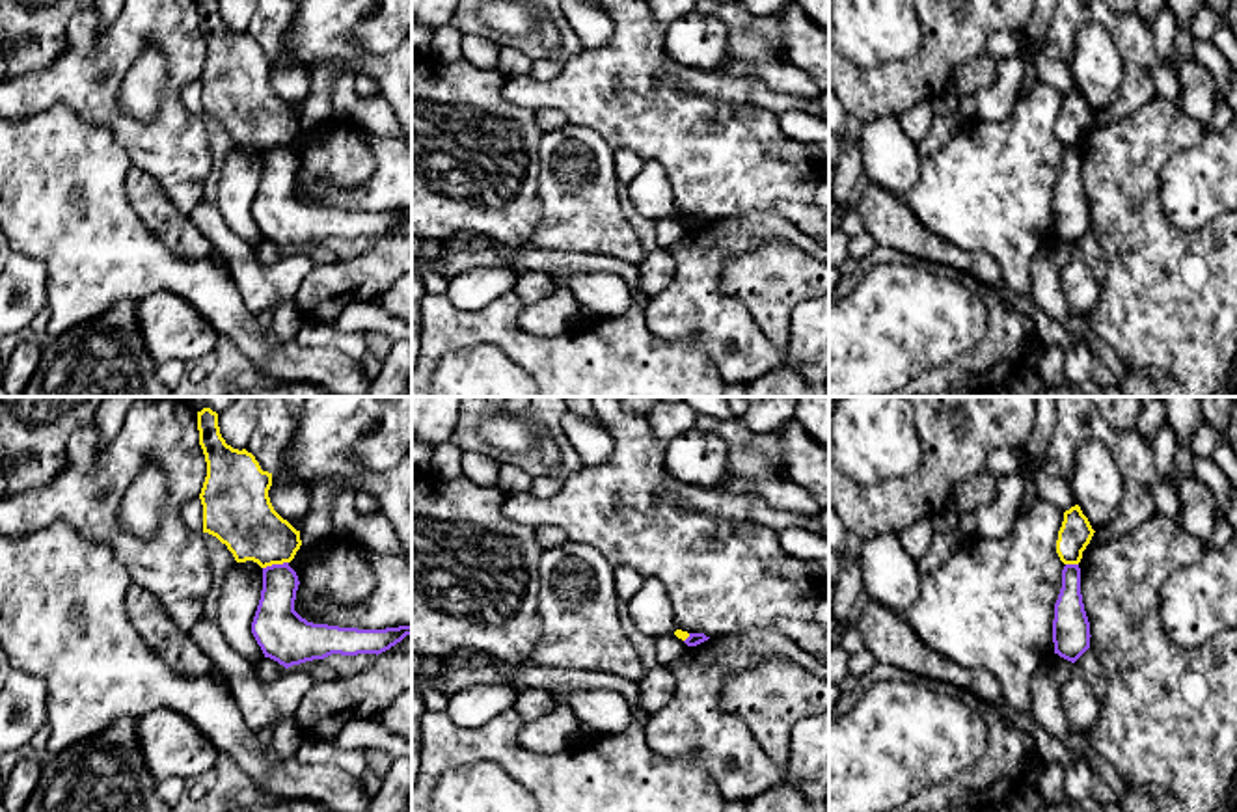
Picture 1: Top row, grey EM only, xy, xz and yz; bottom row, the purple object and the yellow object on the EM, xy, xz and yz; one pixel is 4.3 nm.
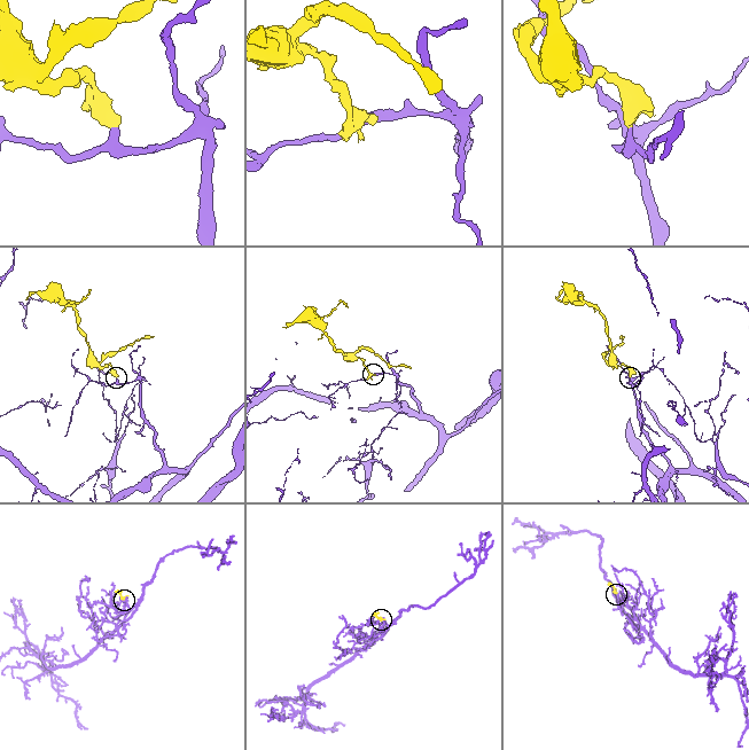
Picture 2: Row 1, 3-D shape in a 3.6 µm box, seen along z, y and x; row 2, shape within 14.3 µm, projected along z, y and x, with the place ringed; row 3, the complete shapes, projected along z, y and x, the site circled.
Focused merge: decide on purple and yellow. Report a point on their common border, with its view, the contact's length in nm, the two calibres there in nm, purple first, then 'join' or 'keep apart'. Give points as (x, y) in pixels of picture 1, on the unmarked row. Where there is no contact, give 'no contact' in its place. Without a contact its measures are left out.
meets purple in xy at (274, 148); contact 120 nm long; 200 nm thick on the purple side, 280 nm on the other; keep apart

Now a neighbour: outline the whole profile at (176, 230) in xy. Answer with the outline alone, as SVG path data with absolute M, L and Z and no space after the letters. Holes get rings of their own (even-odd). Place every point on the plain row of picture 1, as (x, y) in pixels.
M130 166L127 199L145 227L170 250L188 259L203 259L212 251L209 238L181 212L164 188L143 169Z

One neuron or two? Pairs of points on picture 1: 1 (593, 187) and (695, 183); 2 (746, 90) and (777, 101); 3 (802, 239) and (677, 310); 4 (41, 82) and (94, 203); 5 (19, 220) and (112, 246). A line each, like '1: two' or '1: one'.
1: two
2: one
3: one
4: two
5: one

